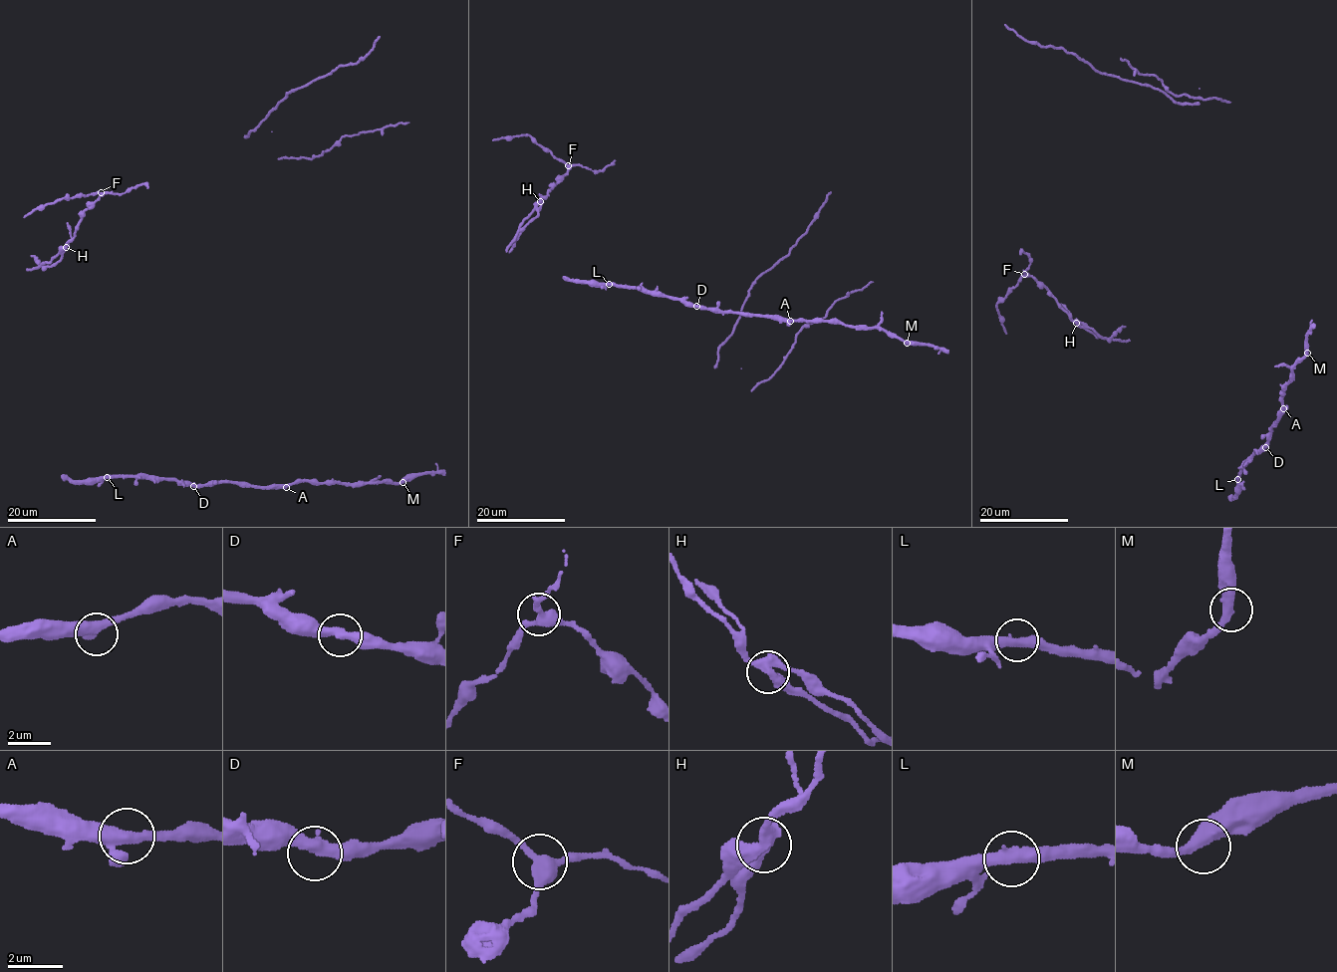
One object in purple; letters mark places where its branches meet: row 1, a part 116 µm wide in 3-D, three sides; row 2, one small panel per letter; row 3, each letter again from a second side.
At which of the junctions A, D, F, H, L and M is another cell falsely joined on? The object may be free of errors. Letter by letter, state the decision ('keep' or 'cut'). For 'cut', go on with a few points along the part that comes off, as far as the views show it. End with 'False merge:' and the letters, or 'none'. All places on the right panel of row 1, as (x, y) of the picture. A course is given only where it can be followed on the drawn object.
A: keep
D: keep
F: keep
H: cut
L: keep
M: keep
False merge: H

